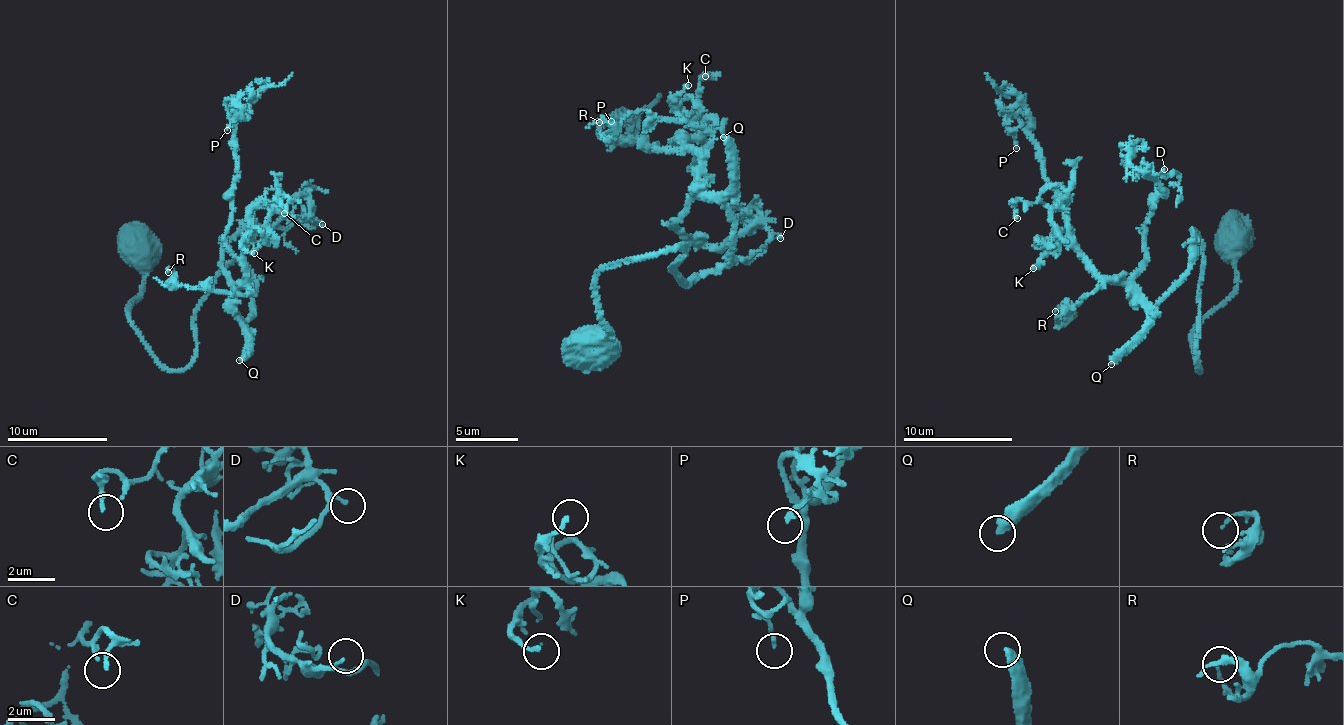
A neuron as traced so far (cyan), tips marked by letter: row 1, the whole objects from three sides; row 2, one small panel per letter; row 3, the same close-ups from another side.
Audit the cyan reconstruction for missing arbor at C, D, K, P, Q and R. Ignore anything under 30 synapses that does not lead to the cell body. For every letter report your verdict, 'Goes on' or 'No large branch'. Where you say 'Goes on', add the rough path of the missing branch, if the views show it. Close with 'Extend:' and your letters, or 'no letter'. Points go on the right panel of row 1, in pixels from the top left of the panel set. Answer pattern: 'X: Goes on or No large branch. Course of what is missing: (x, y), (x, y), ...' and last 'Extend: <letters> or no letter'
C: No large branch
D: No large branch
K: No large branch
P: No large branch
Q: Goes on
R: No large branch
Extend: Q

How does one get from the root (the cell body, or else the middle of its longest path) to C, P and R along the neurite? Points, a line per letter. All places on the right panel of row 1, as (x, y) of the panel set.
C: (1238, 232), (1198, 370), (1195, 230), (1154, 306), (1093, 268), (1065, 204), (1017, 200), (1017, 218)
P: (1238, 232), (1198, 370), (1195, 230), (1154, 306), (1088, 265), (1011, 116), (1016, 148)
R: (1238, 232), (1237, 288), (1192, 334), (1198, 370), (1195, 230), (1189, 273), (1154, 306), (1104, 282), (1055, 311)

